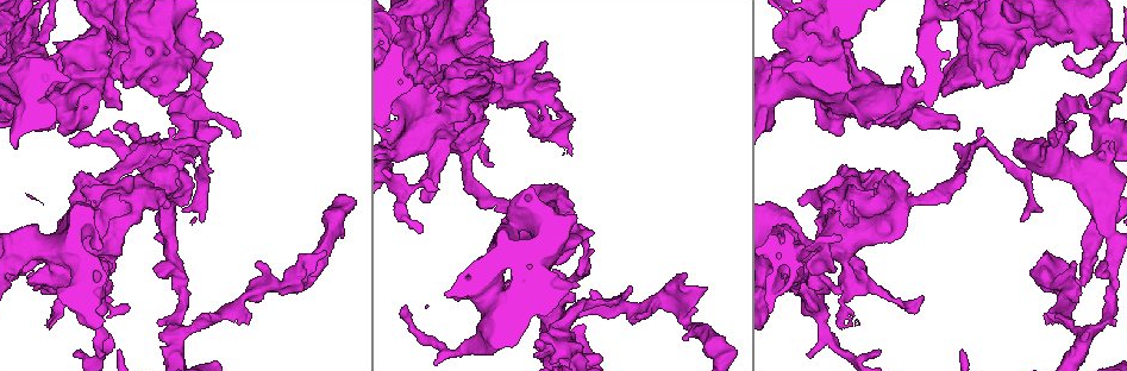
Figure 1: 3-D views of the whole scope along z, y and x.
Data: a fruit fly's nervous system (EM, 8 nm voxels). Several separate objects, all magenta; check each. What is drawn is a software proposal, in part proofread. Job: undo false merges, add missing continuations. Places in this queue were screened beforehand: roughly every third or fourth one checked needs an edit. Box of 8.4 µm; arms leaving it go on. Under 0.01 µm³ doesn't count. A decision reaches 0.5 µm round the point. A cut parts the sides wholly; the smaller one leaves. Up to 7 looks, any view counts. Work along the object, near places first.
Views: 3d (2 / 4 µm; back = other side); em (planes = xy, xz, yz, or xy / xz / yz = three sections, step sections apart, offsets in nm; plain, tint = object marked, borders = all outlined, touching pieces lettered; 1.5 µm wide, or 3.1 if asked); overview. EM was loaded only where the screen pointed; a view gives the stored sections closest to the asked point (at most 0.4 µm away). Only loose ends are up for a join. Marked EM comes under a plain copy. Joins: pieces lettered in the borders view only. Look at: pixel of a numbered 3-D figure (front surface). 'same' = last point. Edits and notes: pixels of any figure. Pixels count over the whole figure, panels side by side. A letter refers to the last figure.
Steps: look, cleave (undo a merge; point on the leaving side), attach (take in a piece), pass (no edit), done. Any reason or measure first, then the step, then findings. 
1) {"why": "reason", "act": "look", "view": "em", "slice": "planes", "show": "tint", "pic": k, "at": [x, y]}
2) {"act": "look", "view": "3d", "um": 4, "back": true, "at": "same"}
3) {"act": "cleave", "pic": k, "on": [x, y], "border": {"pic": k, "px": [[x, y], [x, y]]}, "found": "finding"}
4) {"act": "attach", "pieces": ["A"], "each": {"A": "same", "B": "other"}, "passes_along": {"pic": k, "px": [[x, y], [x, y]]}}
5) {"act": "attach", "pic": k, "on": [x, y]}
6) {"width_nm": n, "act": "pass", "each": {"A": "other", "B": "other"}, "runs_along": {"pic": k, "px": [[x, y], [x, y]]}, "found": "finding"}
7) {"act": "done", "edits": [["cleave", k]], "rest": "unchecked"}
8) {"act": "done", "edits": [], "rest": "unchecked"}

{"act": "look", "view": "3d", "um": 2, "back": true, "pic": 1, "at": [584, 275]}

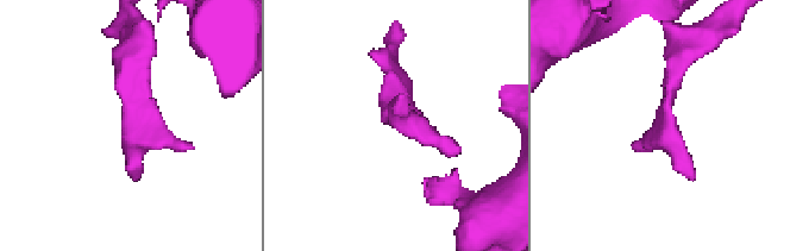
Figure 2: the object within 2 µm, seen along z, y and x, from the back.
{"act": "look", "view": "em", "slice": "xy", "step": 4, "show": "tint", "pic": 2, "at": [667, 133]}

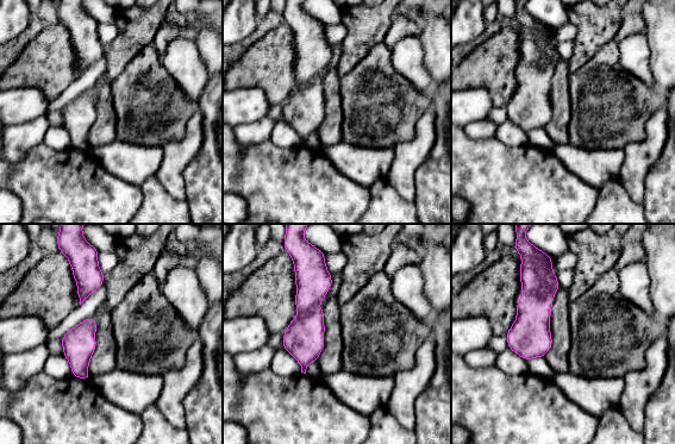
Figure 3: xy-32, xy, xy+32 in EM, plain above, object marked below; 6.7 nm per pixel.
{"act": "look", "view": "em", "slice": "planes", "show": "borders", "at": "same"}

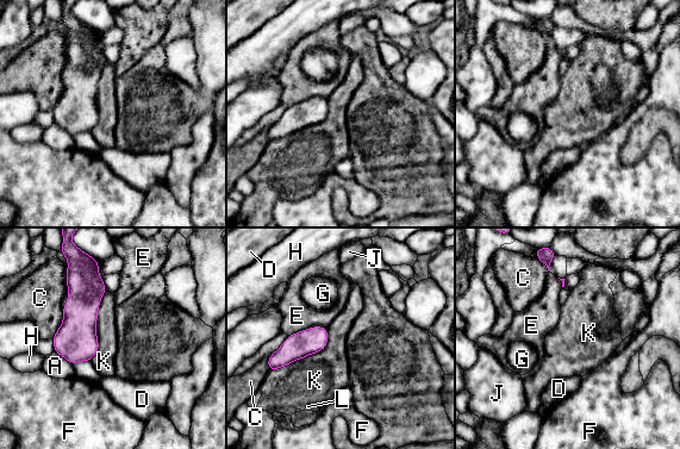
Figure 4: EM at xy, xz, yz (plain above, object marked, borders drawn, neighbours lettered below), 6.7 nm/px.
{"width_nm": 180, "act": "pass", "each": {"A": "other", "C": "other", "D": "other", "E": "other", "F": "other", "G": "other", "H": "other", "J": "other", "K": "other", "L": "other"}, "border": {"pic": 4, "px": [[326, 328], [310, 326], [288, 336]]}, "found": "one neuron here"}

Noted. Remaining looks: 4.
{"why": "three-way junction", "act": "look", "view": "em", "slice": "planes", "show": "tint", "pic": 1, "at": [570, 345]}

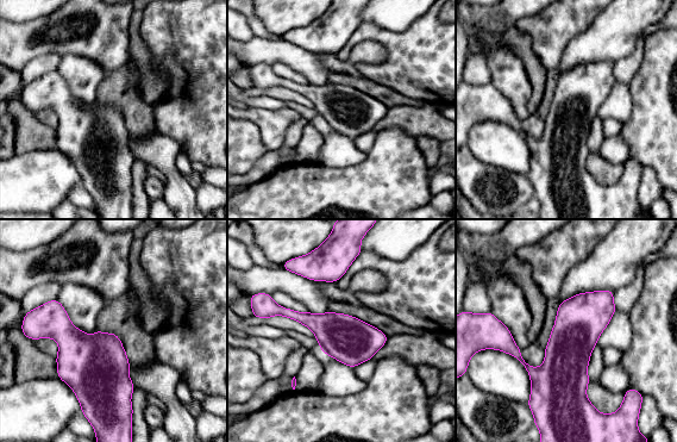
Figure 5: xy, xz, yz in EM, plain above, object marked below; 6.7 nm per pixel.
{"act": "look", "view": "em", "slice": "planes", "show": "borders", "at": "same"}

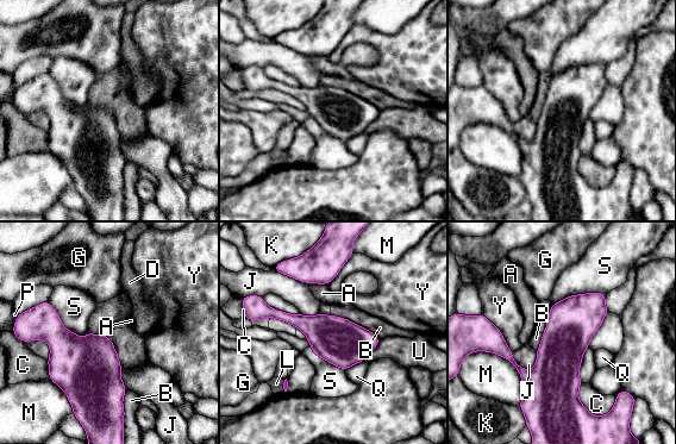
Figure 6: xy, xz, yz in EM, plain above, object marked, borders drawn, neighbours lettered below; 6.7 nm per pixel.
{"width_nm": 120, "longest_contact_nm": ["M", 460], "act": "pass", "each": {"A": "other", "B": "other", "C": "other", "D": "other", "G": "other", "J": "other", "K": "other", "L": "other", "M": "other", "P": "other", "Q": "other", "S": "other", "U": "other", "Y": "other"}, "found": "all the same neuron"}

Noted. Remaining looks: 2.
{"why": "thin end", "act": "look", "view": "3d", "um": 4, "pic": 1, "at": [1068, 56]}

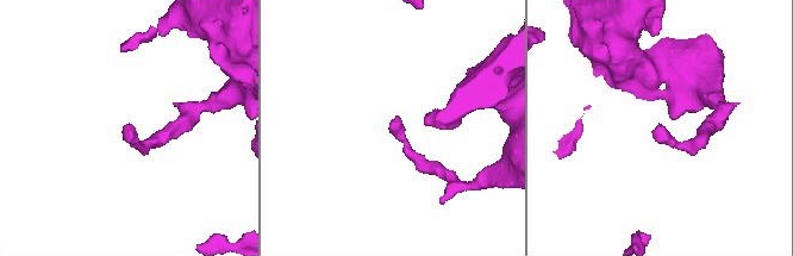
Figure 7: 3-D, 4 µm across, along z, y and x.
{"why": "shape alone is not enough", "act": "look", "view": "em", "slice": "planes", "show": "borders", "pic": 7, "at": [396, 125]}

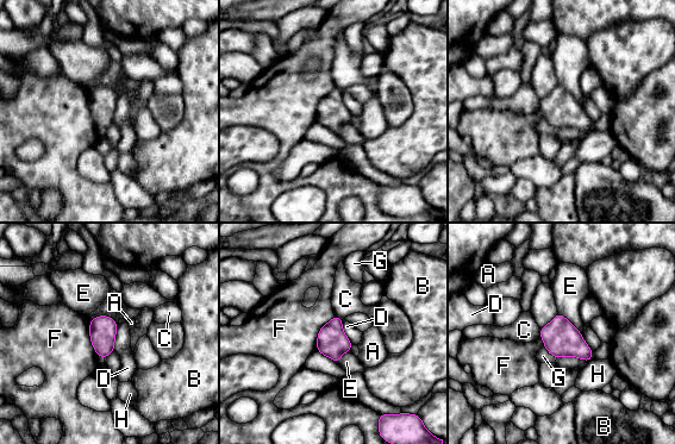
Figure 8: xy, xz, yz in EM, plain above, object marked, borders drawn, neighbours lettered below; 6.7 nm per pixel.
{"width_nm": 190, "act": "pass", "each": {"A": "other", "B": "other", "C": "other", "D": "other", "E": "other", "F": "other", "G": "other", "H": "other"}, "border": {"pic": 8, "px": [[118, 324], [113, 349]]}, "found": "none of them fits"}

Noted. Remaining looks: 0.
{"act": "done", "edits": [], "rest": "unchecked"}

